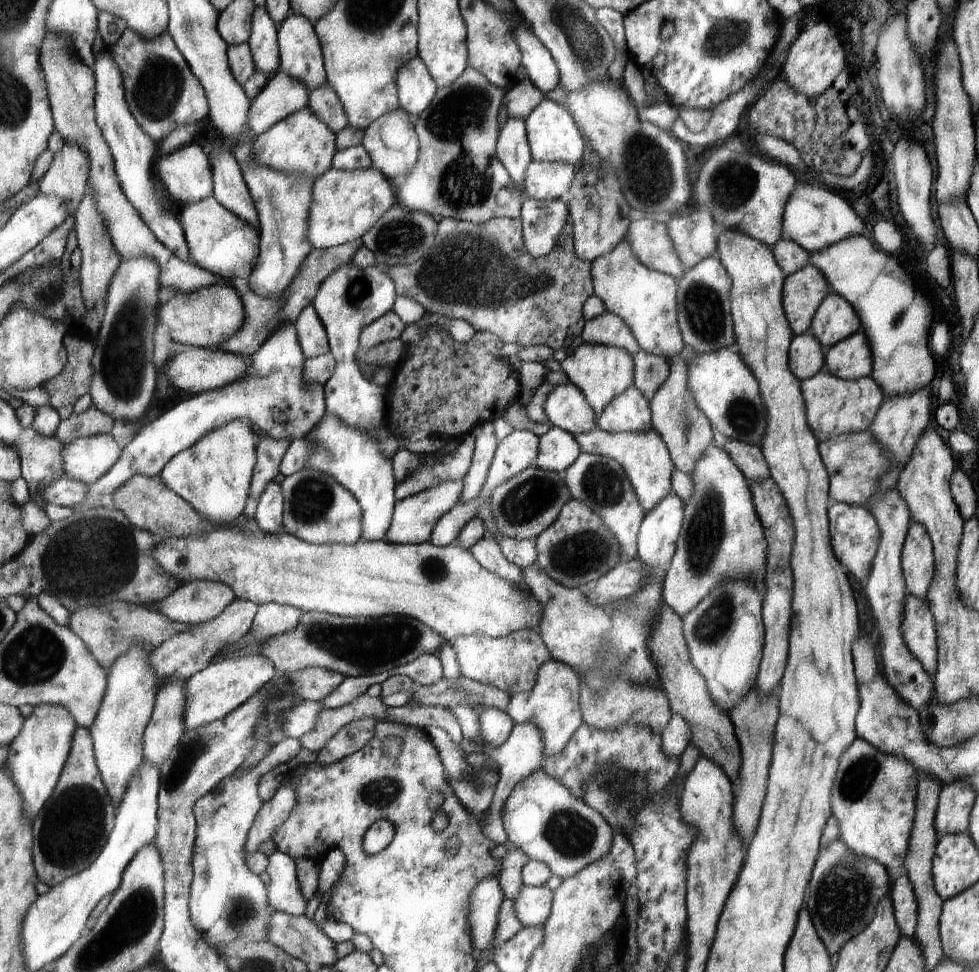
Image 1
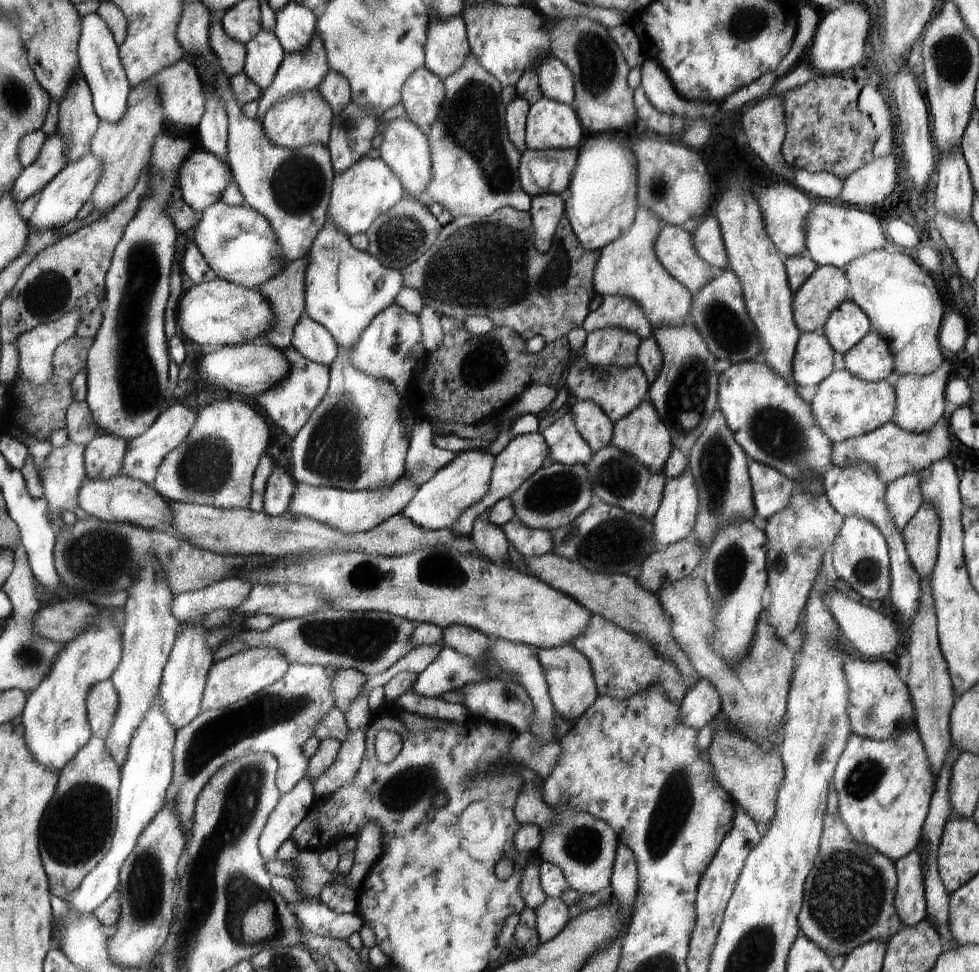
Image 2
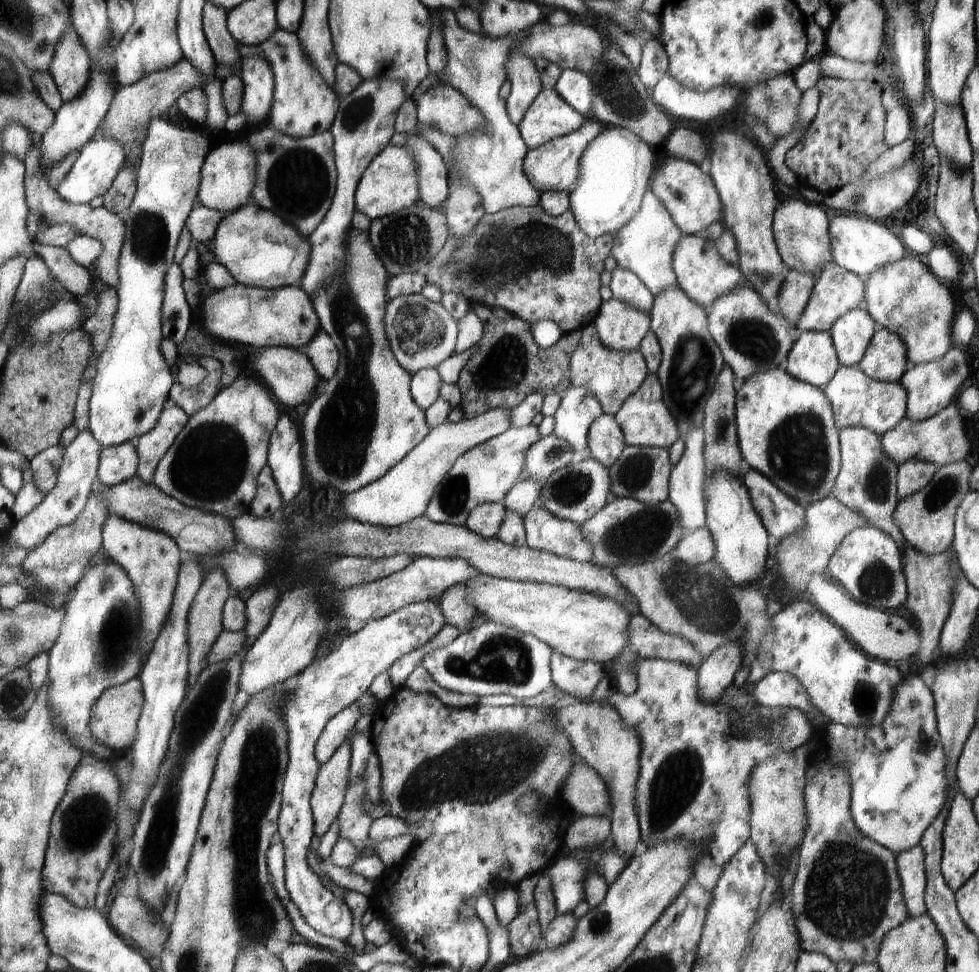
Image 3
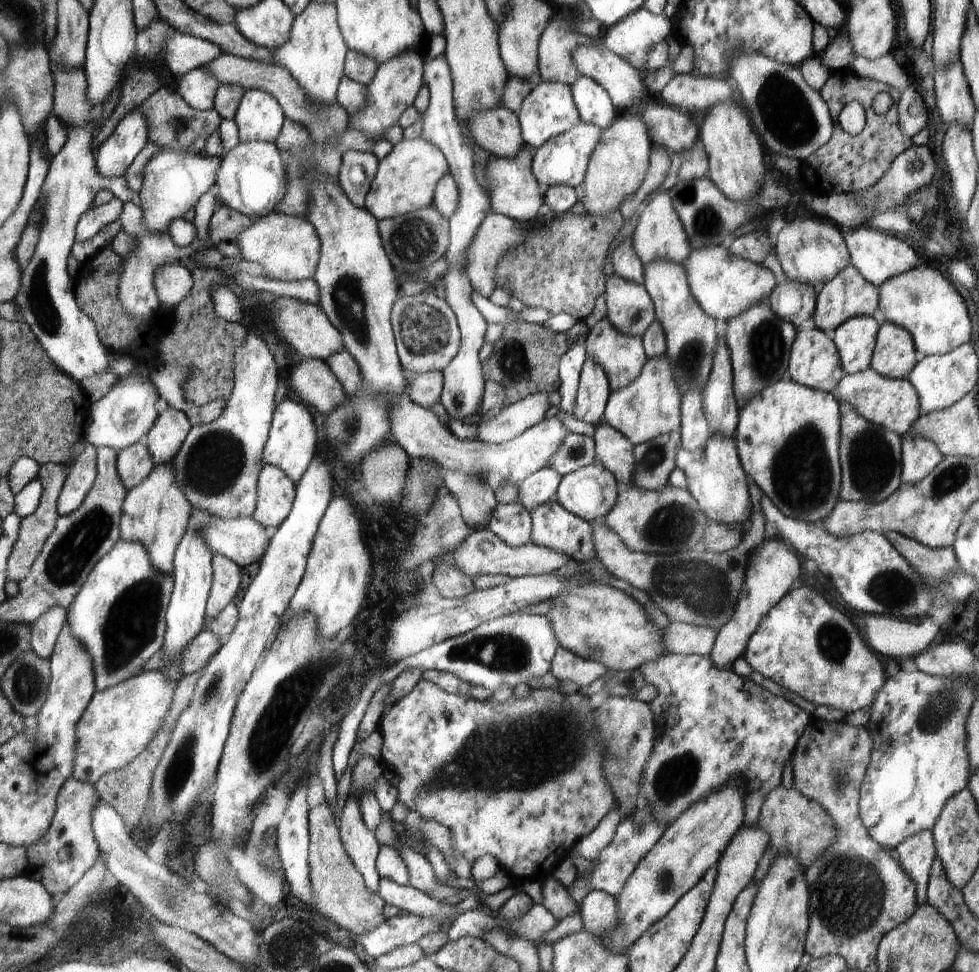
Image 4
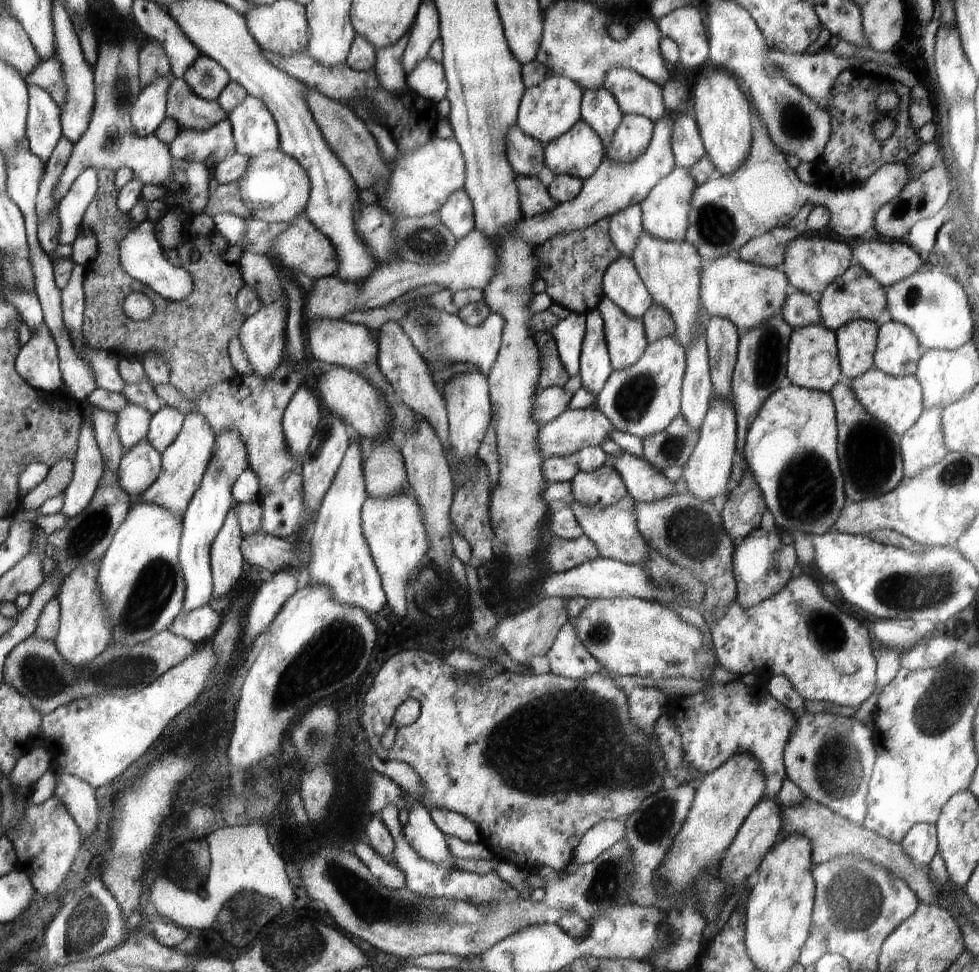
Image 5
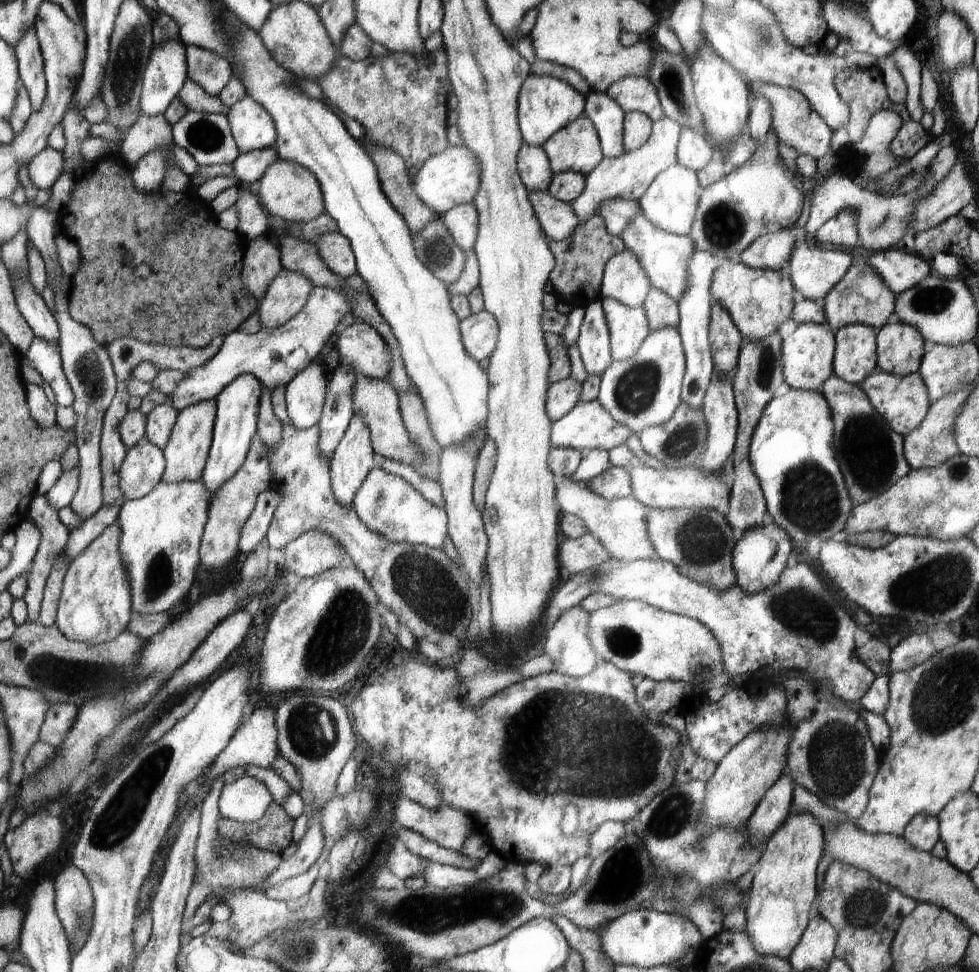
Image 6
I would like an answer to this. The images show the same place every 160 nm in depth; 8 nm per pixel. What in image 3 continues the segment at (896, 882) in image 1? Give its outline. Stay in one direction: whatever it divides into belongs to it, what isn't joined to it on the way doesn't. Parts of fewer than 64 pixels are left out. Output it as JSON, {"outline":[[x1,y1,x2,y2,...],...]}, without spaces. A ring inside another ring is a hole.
{"outline":[[918,844,897,854,897,859,899,877,903,885,903,897,910,917,926,914,926,853]]}

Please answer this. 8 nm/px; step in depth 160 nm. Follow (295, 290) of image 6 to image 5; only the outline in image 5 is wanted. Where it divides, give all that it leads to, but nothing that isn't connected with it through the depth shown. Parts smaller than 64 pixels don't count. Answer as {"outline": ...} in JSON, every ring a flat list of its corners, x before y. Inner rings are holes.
{"outline":[[273,302,261,306,258,312,247,318,238,334,242,350,254,371,253,374,259,379,270,379,276,368,281,366,285,348,287,315,288,308,280,303]]}

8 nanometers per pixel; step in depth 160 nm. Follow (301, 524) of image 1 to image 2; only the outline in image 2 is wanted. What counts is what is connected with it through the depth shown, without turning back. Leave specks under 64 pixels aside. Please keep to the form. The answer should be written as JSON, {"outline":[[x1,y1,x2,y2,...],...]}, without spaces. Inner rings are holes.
{"outline":[[407,468,394,486,384,487,380,491,347,491,332,486,317,487,295,483,290,510,348,534,370,531,391,516,400,515,415,498,419,484,406,472]]}

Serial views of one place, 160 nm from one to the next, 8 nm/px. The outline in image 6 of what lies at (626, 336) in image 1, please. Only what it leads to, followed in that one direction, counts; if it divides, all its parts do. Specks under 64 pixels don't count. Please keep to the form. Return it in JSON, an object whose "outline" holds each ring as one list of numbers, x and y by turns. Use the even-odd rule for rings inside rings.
{"outline":[[624,198,605,200,597,214,606,222,608,232,619,235,635,219,639,205]]}

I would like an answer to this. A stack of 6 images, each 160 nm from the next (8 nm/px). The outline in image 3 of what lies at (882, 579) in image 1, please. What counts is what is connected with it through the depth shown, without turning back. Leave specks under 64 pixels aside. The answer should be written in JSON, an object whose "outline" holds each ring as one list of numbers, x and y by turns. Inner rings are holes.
{"outline":[[910,459,898,468,898,500,916,494,922,487,926,487,935,476,938,467,931,462,920,459]]}

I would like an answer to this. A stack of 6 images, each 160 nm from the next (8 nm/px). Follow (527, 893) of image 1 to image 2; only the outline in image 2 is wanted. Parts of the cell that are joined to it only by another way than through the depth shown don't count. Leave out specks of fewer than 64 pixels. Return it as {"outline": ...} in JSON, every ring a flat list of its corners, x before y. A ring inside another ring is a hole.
{"outline":[[547,897,546,902,537,910,536,924,541,942,549,941,562,934,572,919,571,909,562,901]]}

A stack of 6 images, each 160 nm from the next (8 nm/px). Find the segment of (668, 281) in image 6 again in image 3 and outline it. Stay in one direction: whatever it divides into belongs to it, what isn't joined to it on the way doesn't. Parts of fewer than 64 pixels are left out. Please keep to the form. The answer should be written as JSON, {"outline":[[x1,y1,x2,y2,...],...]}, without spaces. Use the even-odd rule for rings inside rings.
{"outline":[[679,286,668,287,662,295,654,296,650,313,651,331,655,332,662,345,662,366,659,367,658,375,662,382,663,396,671,415,678,421,681,437,684,439,692,427,702,426,705,408,714,392,720,372,726,366,726,361,723,359,722,349,716,344,708,328,707,310,696,304,696,301,693,301]]}

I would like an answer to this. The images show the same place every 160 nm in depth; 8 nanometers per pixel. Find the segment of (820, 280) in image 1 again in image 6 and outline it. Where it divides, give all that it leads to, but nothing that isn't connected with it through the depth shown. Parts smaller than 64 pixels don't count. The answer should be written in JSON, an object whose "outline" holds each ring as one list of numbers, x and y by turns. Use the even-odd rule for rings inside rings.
{"outline":[[865,263,852,264,847,274,821,303,826,315,826,325,832,331,856,323,879,329,886,326,888,316,892,316,894,312,894,294,874,268]]}

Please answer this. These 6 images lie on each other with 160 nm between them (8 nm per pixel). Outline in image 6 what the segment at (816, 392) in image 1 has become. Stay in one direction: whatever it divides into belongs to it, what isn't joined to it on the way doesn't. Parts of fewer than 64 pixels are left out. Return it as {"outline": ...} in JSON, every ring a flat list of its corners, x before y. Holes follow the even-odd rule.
{"outline":[[875,368,860,385,870,398,876,412,879,412,888,421,888,424,904,438,927,418,928,409,932,402,927,385,919,373,896,376]]}

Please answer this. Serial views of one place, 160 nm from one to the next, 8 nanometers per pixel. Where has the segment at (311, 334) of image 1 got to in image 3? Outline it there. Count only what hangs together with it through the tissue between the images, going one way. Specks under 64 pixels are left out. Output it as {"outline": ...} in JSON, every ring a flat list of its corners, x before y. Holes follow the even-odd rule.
{"outline":[[323,328,316,333,315,339,303,350,315,365,323,382,332,379,339,365,339,352,332,339]]}

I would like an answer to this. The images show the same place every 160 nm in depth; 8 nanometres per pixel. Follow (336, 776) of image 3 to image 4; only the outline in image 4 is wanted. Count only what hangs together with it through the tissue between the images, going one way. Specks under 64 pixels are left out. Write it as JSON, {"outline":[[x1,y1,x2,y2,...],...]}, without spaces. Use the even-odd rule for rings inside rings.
{"outline":[[328,803,309,808,309,831,310,888,318,912,358,937,386,923,386,901,364,885,362,875,356,870,351,856,344,848,343,836,339,835,339,825,334,820]]}

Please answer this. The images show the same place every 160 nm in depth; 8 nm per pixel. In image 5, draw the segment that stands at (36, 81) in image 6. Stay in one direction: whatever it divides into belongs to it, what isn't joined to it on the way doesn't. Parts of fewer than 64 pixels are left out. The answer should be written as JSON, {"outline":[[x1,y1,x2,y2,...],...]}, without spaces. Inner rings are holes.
{"outline":[[31,85,30,92,27,138,30,149,47,164,54,154,57,141,63,135,60,124,61,108,56,105,54,96,48,90]]}

